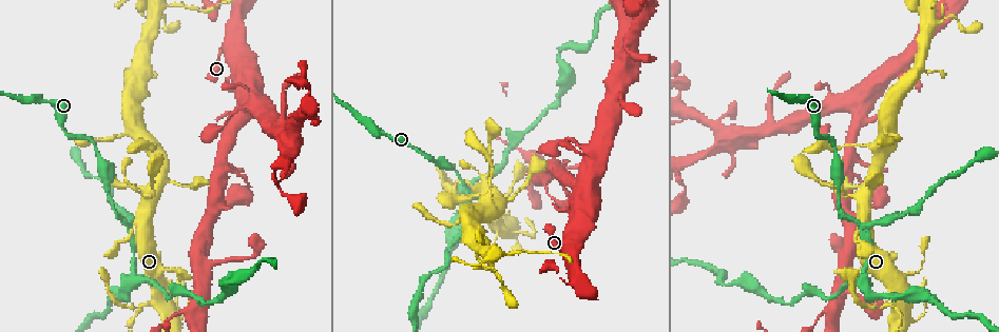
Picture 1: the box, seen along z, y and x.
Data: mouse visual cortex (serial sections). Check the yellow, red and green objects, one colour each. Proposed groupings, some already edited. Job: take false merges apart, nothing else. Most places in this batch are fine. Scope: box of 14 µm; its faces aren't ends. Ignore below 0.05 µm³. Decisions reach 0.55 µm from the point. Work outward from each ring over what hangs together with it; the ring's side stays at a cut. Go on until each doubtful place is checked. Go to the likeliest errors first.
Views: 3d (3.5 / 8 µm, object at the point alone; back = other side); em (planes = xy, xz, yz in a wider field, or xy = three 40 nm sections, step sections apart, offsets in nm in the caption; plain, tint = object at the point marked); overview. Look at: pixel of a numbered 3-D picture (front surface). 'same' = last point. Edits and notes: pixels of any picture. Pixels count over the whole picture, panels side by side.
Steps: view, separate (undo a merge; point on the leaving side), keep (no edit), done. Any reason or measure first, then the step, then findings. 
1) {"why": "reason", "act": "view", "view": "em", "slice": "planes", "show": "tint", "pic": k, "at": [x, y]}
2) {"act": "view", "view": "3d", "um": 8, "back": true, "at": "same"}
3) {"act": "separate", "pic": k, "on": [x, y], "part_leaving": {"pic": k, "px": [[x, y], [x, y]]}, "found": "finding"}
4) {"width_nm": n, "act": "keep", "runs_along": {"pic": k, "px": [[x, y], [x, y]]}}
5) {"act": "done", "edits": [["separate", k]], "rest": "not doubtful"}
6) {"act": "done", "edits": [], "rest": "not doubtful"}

{"why": "branch point", "act": "view", "view": "3d", "um": 8, "pic": 1, "at": [465, 184]}

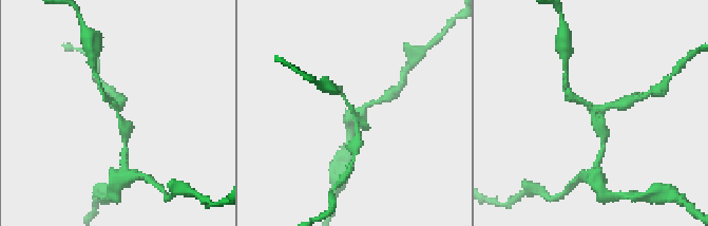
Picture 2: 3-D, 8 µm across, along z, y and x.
{"why": "zoom in", "act": "view", "view": "3d", "um": 3.5, "back": true, "pic": 2, "at": [115, 108]}

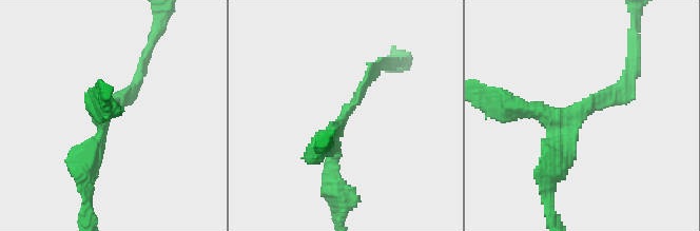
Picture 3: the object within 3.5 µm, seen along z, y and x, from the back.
{"arms": 3, "arm_widths_nm": [150, 200, 250], "why": "now the EM", "act": "view", "view": "em", "slice": "planes", "show": "tint", "pic": 3, "at": [341, 122]}

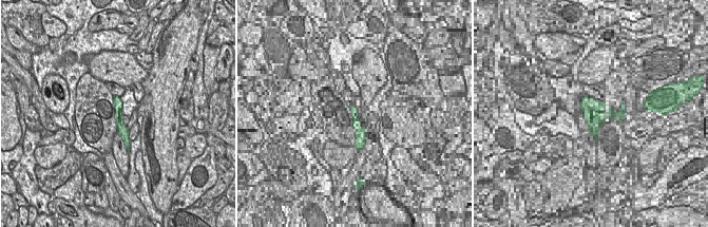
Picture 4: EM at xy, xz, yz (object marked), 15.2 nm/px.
{"act": "keep", "runs_along": {"pic": 3, "px": [[625, 81], [582, 107], [550, 172]]}, "found": "all the same cell"}

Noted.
{"why": "calibre changes", "act": "view", "view": "3d", "um": 8, "pic": 1, "at": [133, 282]}

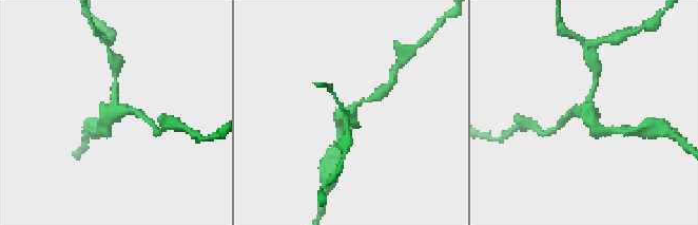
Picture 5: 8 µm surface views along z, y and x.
{"why": "now the EM", "act": "view", "view": "em", "slice": "xy", "step": 5, "show": "tint", "pic": 5, "at": [588, 109]}

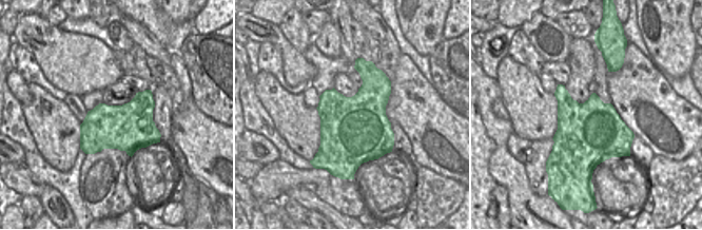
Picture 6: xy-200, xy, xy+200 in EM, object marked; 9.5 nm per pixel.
{"act": "keep", "runs_along": {"pic": 5, "px": [[595, 81], [588, 110], [570, 112]]}, "found": "one cell here"}

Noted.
{"why": "a narrow waist", "act": "view", "view": "3d", "um": 3.5, "back": true, "pic": 1, "at": [902, 285]}

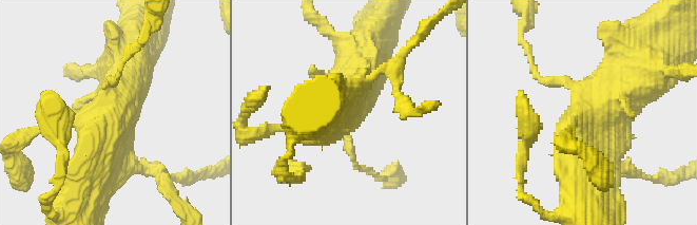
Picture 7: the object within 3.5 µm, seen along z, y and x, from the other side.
{"act": "view", "view": "em", "slice": "xy", "step": 3, "show": "tint", "pic": 7, "at": [108, 116]}

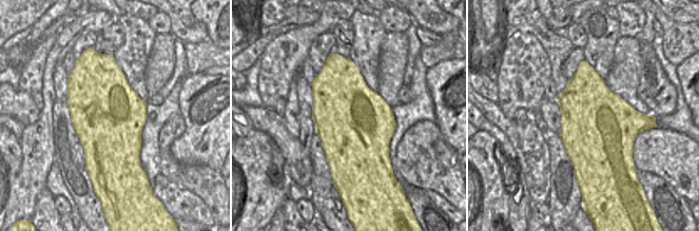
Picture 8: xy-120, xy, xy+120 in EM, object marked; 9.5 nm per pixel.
{"act": "view", "view": "em", "slice": "planes", "show": "tint", "at": "same"}

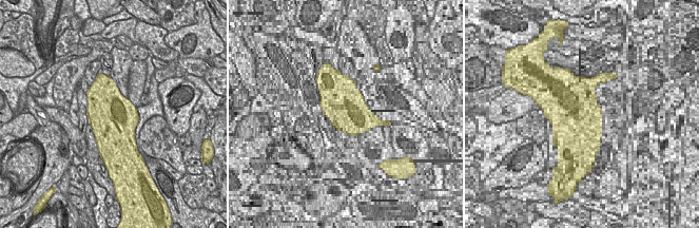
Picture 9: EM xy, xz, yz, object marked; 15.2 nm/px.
{"act": "keep", "runs_along": {"pic": 7, "px": [[659, 50], [584, 128], [581, 170]]}, "found": "one cell here"}

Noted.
{"why": "narrows sharply", "act": "view", "view": "3d", "um": 3.5, "pic": 1, "at": [887, 304]}

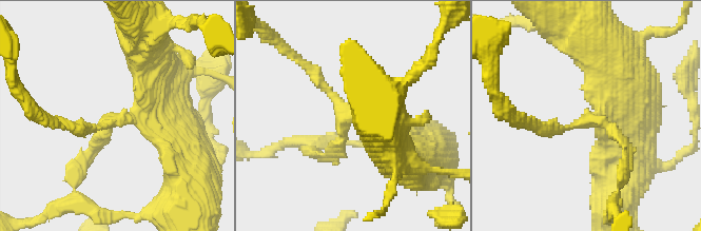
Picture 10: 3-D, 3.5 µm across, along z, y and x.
{"act": "view", "view": "em", "slice": "xy", "step": 3, "show": "tint", "pic": 10, "at": [113, 122]}

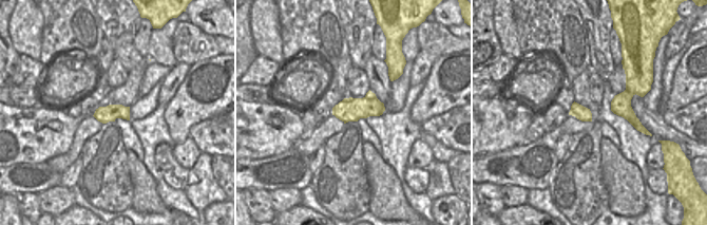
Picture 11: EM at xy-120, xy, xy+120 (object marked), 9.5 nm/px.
{"arms": 3, "act": "keep", "runs_along": {"pic": 10, "px": [[387, 141], [303, 62]]}, "found": "continuous, no second cell"}

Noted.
{"act": "done", "edits": [], "rest": "not doubtful"}

